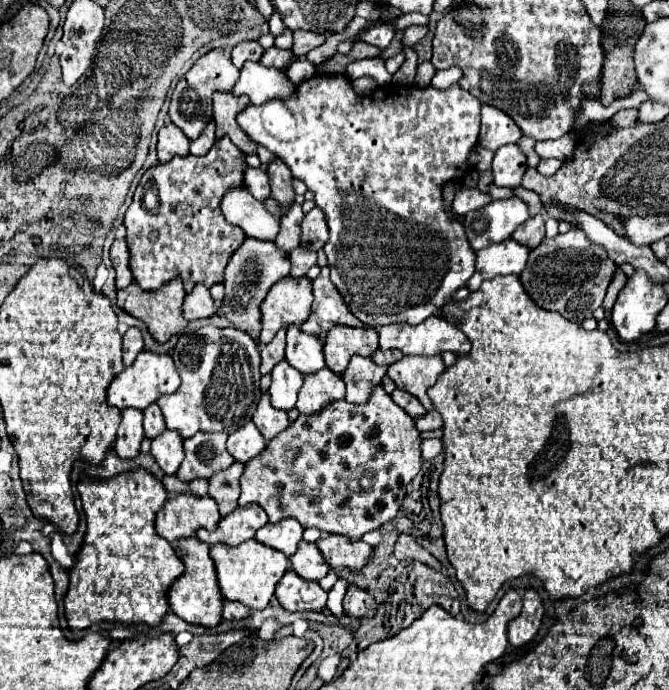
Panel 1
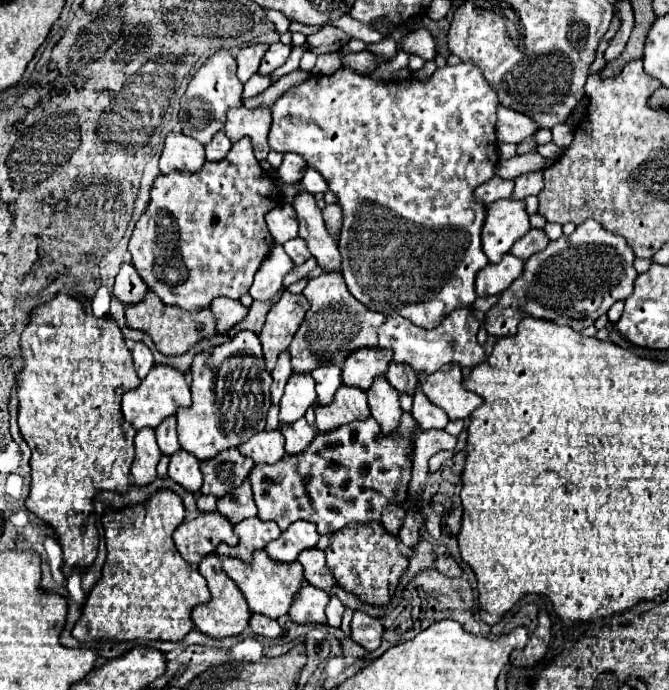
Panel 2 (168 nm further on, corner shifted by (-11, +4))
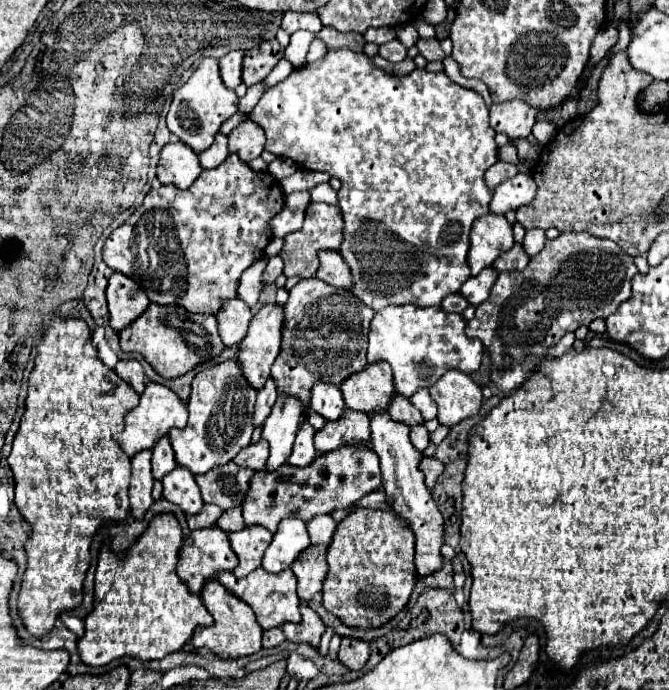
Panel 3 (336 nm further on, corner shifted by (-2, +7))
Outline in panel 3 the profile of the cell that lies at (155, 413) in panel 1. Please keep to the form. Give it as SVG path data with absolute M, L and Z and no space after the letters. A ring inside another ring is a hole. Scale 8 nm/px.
M163 438L153 450L153 478L163 480L175 468L175 454L171 454L169 438Z

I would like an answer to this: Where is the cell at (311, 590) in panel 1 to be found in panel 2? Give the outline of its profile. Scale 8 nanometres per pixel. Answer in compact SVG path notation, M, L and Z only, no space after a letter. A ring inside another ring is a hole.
M304 581L300 591L296 593L296 599L292 601L288 615L294 623L326 623L324 609L328 601L330 601L328 591L316 589L314 585Z

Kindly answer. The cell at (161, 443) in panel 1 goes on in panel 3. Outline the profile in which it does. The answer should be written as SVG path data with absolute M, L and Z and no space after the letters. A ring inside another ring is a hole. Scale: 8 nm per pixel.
M177 466L167 478L163 480L163 498L177 504L187 516L199 514L205 506L195 476L181 466Z

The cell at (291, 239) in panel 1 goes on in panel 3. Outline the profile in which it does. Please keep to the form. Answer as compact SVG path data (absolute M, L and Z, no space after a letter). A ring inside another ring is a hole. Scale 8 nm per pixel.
M279 256L269 258L267 266L263 270L263 284L273 284L281 272L283 272L283 260Z

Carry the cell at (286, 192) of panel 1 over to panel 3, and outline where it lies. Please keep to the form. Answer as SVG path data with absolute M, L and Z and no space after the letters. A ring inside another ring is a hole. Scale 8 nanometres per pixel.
M325 250L323 254L319 254L319 262L321 262L321 266L317 270L317 278L321 278L323 282L327 282L335 288L343 288L343 290L353 288L351 270L339 252Z

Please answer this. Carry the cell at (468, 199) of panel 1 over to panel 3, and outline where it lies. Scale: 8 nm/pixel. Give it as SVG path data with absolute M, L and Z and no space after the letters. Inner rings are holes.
M497 162L493 164L487 172L485 172L485 182L489 188L497 188L503 180L513 178L515 174L519 174L517 164L509 164L509 162Z

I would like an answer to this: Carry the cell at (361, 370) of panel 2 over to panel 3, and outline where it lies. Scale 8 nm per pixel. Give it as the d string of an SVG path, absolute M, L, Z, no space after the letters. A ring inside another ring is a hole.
M377 362L375 366L367 366L367 370L353 374L341 386L345 406L351 410L359 410L365 414L385 412L393 396L397 394L393 386L391 366L387 362Z

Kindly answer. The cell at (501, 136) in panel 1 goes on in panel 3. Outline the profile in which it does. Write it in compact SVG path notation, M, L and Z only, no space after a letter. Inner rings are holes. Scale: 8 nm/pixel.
M511 100L503 104L493 104L489 108L489 114L491 114L491 128L515 140L515 138L527 138L531 134L539 110L535 110L527 102Z

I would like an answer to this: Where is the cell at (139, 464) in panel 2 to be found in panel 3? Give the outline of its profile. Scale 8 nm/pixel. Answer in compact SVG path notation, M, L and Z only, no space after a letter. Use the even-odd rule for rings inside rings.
M139 452L133 460L133 474L131 474L131 488L129 488L129 498L131 498L131 516L135 520L143 520L145 512L151 508L153 498L151 498L151 488L153 488L153 478L151 478L151 452Z

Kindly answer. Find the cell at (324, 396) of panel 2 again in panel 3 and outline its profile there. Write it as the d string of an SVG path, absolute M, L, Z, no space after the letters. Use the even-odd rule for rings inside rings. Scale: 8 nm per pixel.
M317 382L315 390L311 390L311 408L321 414L325 420L339 420L345 412L345 402L341 390L337 386L327 386L325 382Z

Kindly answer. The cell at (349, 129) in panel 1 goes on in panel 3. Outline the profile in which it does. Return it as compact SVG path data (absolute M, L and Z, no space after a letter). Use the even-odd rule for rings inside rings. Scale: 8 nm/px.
M335 48L327 50L323 58L317 62L305 64L303 68L297 68L285 78L283 82L275 84L271 90L267 90L255 110L249 116L259 128L265 132L265 150L279 156L279 158L289 158L297 166L305 170L323 170L329 172L333 178L341 180L341 190L339 190L339 208L343 212L345 228L343 228L343 246L341 246L341 256L345 262L349 262L355 290L353 294L367 306L371 306L375 312L381 310L381 306L395 304L395 306L405 306L413 304L417 308L427 308L427 306L439 306L439 302L447 294L459 292L459 286L471 276L469 266L467 266L467 252L469 252L469 234L473 228L473 222L489 212L489 202L491 202L491 190L485 184L485 172L489 166L493 166L499 160L499 150L495 144L495 132L489 126L489 108L483 102L479 94L473 90L461 88L459 84L451 82L445 72L427 72L421 68L415 68L413 72L405 76L395 76L385 72L383 68L375 66L373 60L367 54L357 54L351 48Z

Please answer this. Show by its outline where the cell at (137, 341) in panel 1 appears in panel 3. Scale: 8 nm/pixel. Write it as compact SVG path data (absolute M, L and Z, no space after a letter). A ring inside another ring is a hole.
M123 360L123 362L119 362L115 372L117 372L139 396L143 394L143 390L145 390L145 386L147 386L149 380L145 378L143 368L141 368L141 364L139 364L137 360Z

